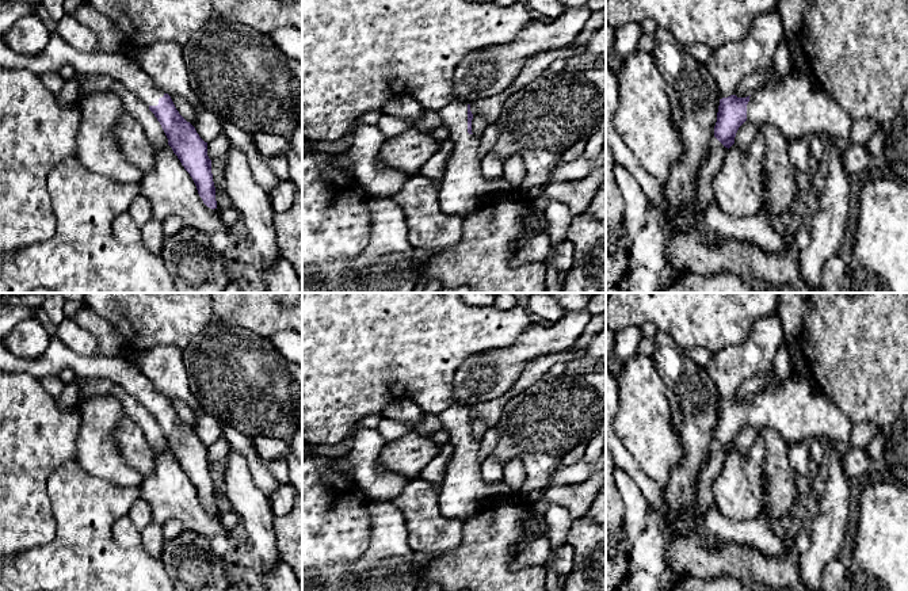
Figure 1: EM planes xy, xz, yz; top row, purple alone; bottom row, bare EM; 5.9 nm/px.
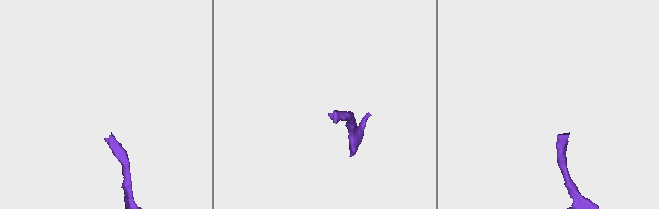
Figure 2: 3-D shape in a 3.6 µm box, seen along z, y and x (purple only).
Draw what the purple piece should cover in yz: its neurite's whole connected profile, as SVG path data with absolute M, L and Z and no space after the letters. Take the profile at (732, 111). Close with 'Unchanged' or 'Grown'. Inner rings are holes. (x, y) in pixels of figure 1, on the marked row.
M806 60L797 70L790 70L779 81L766 83L747 98L730 95L720 99L714 137L729 149L735 144L739 127L745 121L755 123L759 130L763 125L770 125L787 141L812 136L848 137L852 125L848 113L824 91L810 73Z. Grown

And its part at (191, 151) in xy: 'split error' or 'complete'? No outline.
split error

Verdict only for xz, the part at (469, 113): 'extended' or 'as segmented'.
extended

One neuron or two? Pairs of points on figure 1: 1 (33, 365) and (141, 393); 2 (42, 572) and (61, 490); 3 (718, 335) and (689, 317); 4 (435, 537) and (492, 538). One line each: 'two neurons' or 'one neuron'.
1: one neuron
2: one neuron
3: one neuron
4: two neurons

